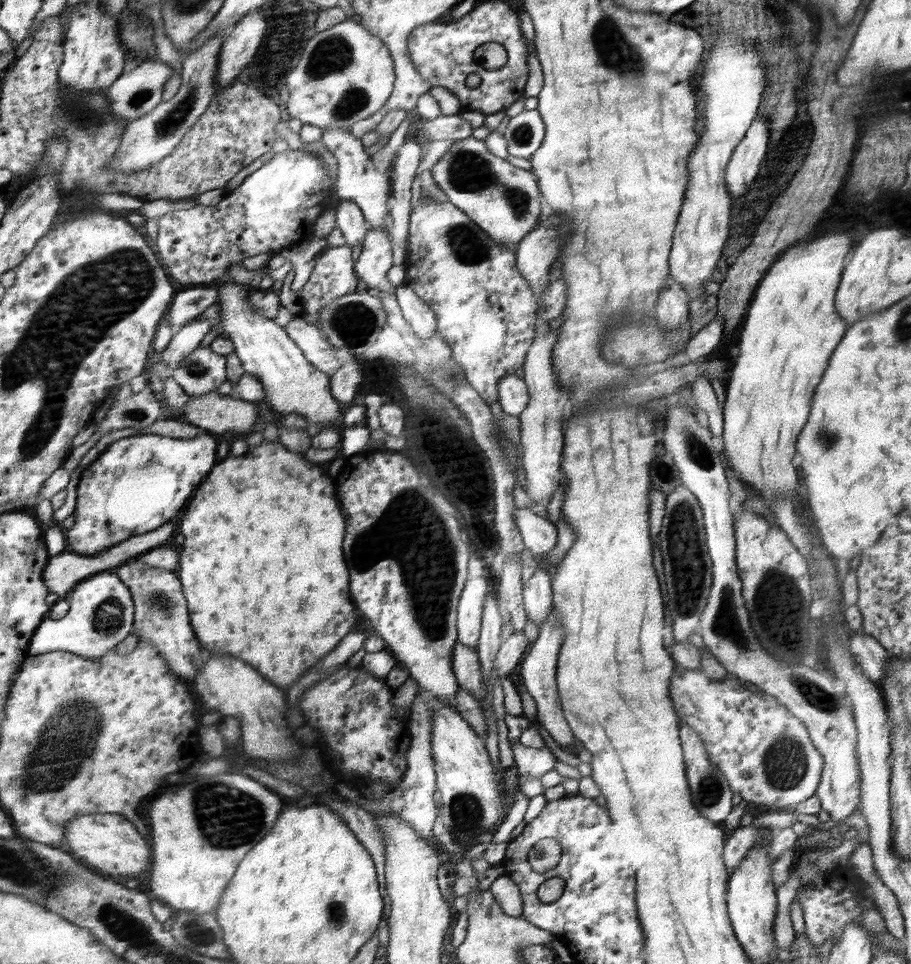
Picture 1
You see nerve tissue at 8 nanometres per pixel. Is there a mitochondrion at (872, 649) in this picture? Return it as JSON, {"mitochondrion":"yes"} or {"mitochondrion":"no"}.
{"mitochondrion":"no"}

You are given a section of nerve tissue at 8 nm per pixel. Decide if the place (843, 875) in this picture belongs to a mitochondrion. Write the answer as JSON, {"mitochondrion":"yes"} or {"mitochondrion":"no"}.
{"mitochondrion":"no"}

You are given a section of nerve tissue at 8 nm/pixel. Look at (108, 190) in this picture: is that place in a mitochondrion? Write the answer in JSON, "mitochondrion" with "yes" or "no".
{"mitochondrion":"no"}

